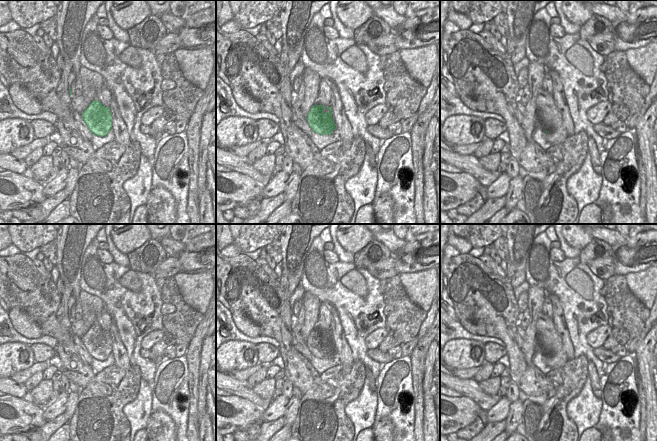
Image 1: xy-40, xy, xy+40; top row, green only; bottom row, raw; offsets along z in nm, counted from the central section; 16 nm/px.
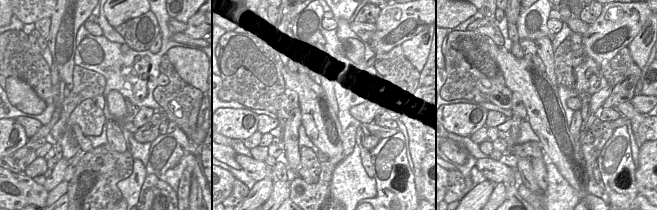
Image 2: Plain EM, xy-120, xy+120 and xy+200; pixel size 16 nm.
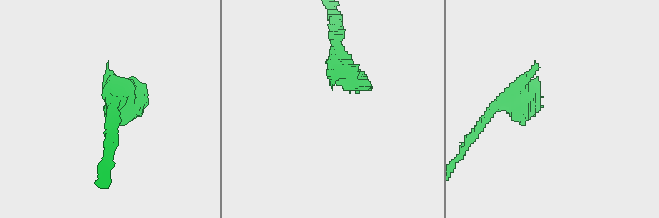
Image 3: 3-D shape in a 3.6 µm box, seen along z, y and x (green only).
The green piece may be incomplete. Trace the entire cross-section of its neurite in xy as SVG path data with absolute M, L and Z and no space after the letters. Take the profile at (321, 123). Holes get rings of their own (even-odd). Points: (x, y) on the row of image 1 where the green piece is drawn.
M313 105L307 114L307 122L312 132L329 135L335 129L331 107Z

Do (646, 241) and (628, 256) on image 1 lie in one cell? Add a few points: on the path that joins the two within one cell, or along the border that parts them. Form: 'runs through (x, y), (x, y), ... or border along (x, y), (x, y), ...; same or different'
runs through (642, 244), (632, 253); same

